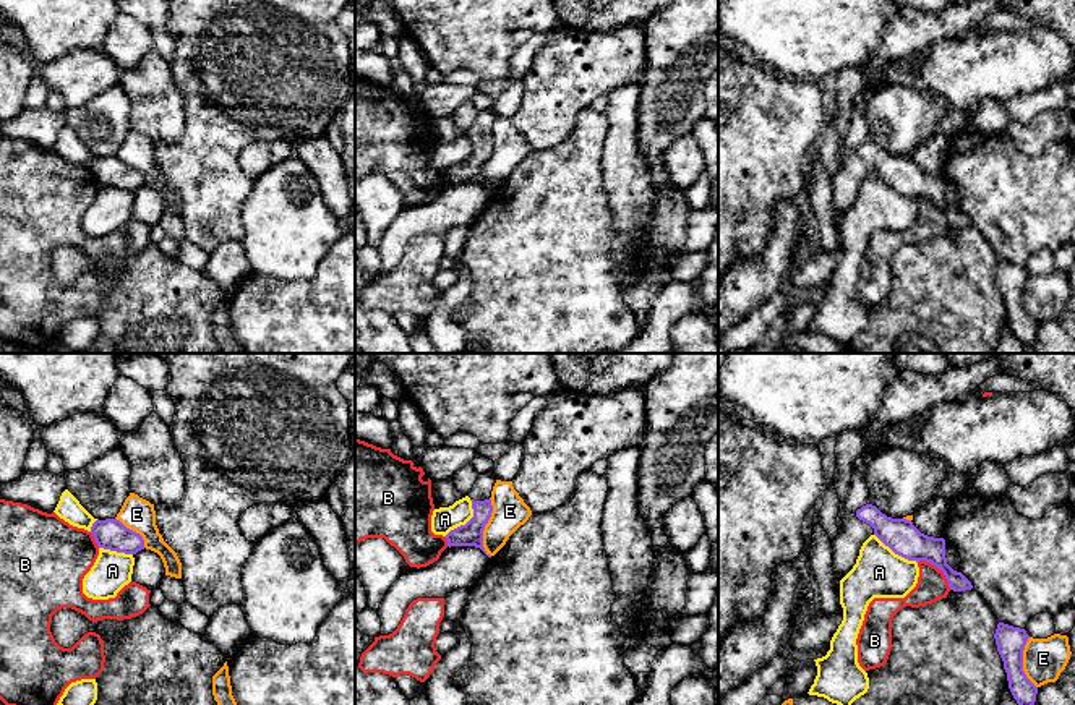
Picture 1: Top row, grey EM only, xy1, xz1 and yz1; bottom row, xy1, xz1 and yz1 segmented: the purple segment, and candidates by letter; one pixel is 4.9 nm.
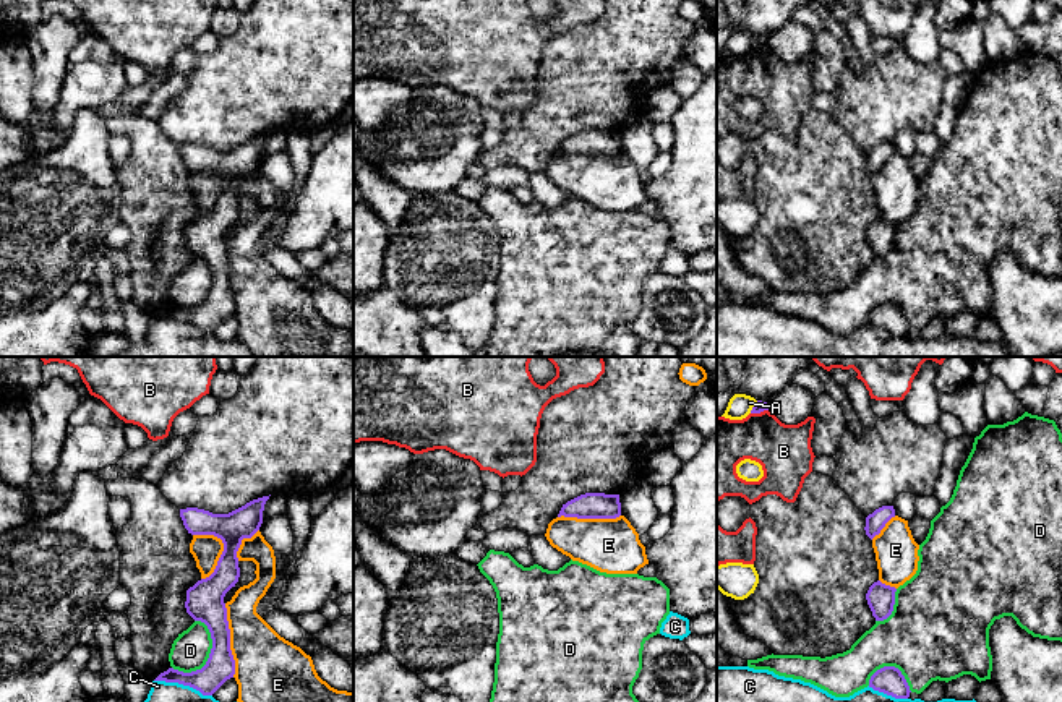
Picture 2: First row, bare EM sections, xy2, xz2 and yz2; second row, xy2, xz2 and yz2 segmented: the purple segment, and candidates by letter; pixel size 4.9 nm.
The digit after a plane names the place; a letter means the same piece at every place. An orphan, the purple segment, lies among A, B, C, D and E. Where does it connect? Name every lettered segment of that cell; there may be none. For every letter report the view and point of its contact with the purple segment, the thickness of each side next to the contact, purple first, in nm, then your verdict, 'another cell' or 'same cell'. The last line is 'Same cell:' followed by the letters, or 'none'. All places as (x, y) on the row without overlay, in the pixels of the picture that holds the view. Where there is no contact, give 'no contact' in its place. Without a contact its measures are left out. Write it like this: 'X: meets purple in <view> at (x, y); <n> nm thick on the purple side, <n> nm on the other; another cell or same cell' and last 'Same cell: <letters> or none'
A: meets purple in xz1 at (467, 159); 120 nm thick on the purple side, 130 nm on the other; another cell
B: meets purple in yz1 at (939, 206); 170 nm thick on the purple side, 150 nm on the other; another cell
C: meets purple in xy2 at (184, 321); 140 nm thick on the purple side, 340 nm on the other; another cell
D: meets purple in xy2 at (208, 295); 160 nm thick on the purple side, 190 nm on the other; another cell
E: meets purple in xy2 at (229, 278); 190 nm thick on the purple side, 340 nm on the other; another cell
Same cell: none

